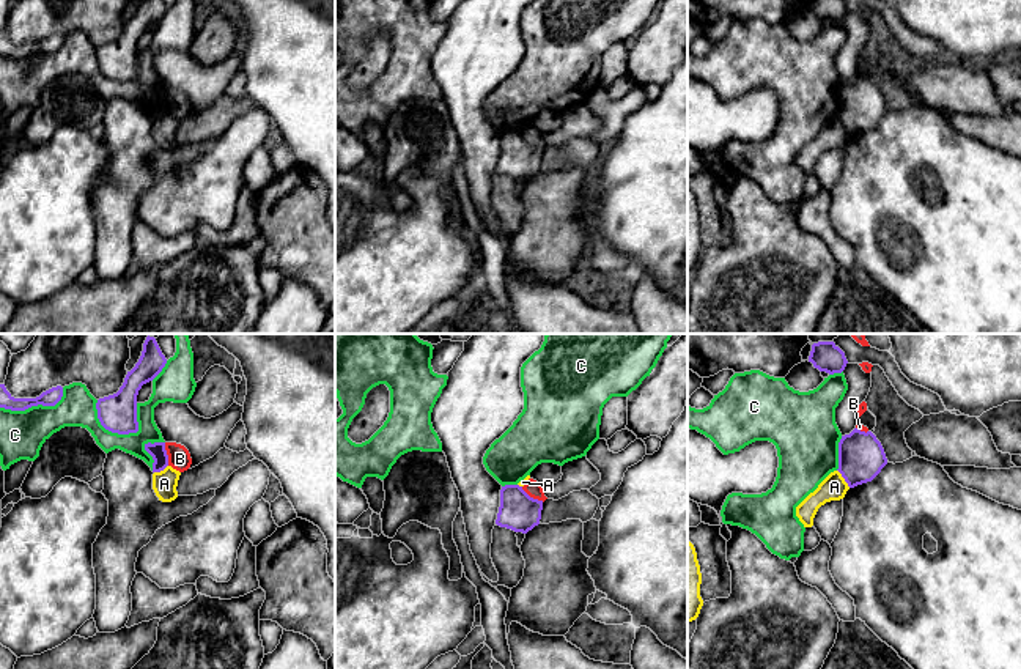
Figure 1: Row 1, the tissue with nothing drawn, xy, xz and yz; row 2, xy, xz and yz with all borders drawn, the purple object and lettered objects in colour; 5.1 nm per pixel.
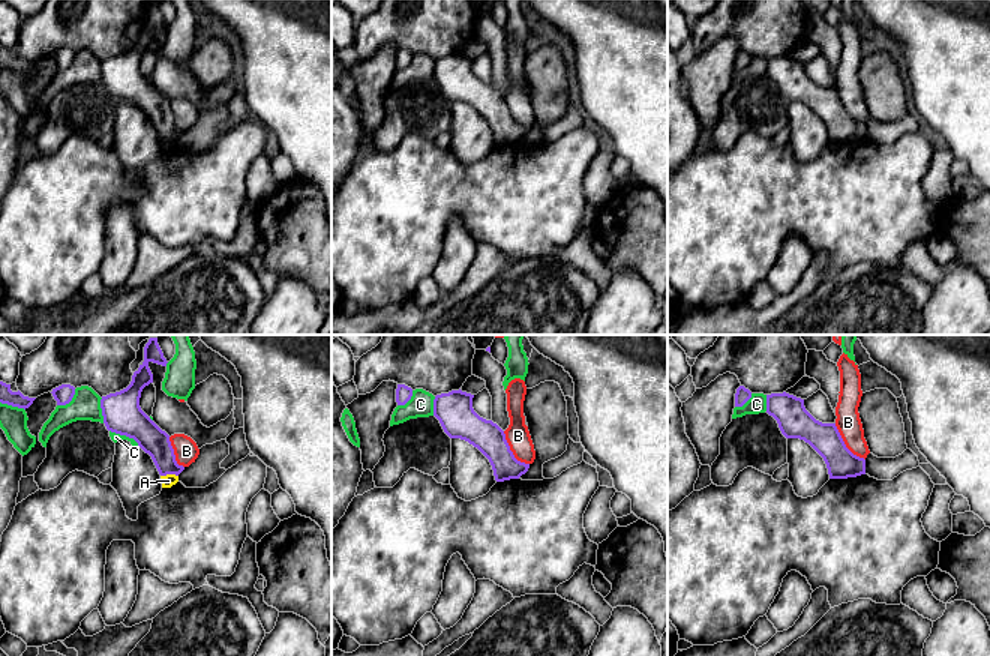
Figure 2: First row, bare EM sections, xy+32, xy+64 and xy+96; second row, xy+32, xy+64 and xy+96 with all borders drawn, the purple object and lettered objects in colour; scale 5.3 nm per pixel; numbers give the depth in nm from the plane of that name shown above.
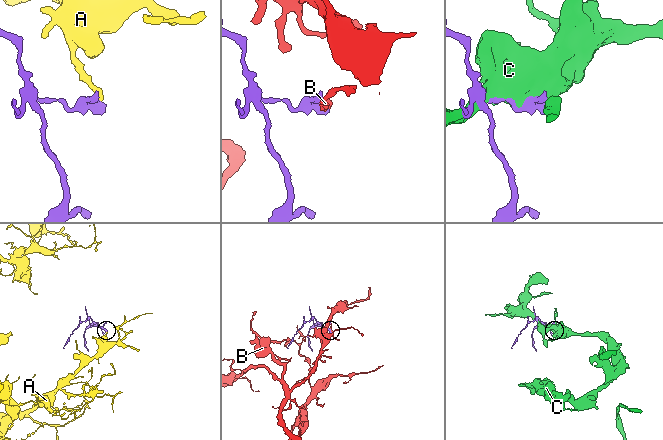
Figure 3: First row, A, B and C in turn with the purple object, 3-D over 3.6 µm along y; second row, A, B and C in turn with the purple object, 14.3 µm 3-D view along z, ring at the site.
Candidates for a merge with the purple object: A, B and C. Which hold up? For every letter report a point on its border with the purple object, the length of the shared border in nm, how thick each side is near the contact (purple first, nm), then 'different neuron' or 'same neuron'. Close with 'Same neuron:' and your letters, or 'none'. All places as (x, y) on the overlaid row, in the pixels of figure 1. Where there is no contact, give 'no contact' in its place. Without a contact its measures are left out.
A: yz (844, 477) | 120 nm | 240/130 nm | different neuron
B: xy (165, 454) | 120 nm | 80/110 nm | different neuron
C: xy (109, 430) | 280 nm | 200/190 nm | different neuron
Same neuron: none

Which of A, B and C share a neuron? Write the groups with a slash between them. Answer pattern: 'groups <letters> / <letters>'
groups A / B / C

